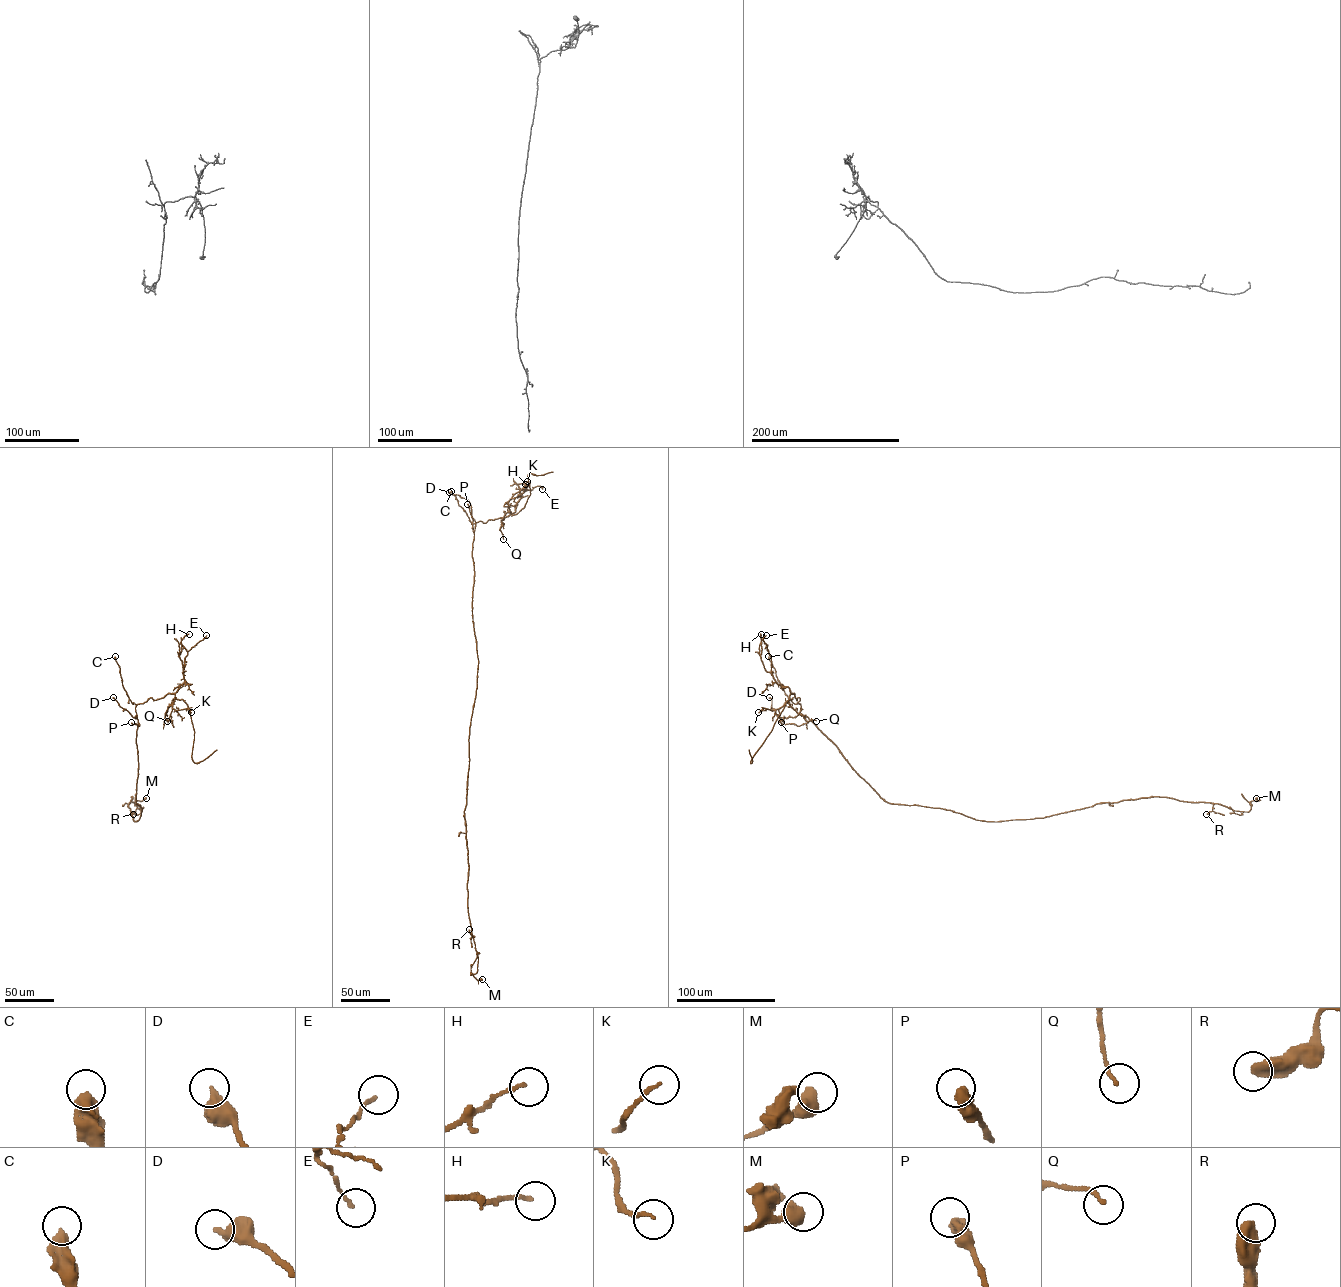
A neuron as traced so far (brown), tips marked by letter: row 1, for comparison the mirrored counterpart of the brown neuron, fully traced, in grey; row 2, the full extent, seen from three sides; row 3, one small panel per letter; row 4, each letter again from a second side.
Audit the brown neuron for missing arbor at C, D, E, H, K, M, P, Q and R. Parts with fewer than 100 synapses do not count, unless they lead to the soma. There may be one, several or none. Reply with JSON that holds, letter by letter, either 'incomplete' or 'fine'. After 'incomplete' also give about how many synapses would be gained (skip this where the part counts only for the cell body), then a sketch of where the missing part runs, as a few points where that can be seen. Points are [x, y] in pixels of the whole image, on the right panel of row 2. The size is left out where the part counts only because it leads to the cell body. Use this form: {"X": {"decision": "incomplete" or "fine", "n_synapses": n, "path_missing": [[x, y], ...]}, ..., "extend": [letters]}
{"C": {"decision": "fine"}, "D": {"decision": "fine"}, "E": {"decision": "fine"}, "H": {"decision": "fine"}, "K": {"decision": "fine"}, "M": {"decision": "fine"}, "P": {"decision": "fine"}, "Q": {"decision": "fine"}, "R": {"decision": "fine"}, "extend": []}

